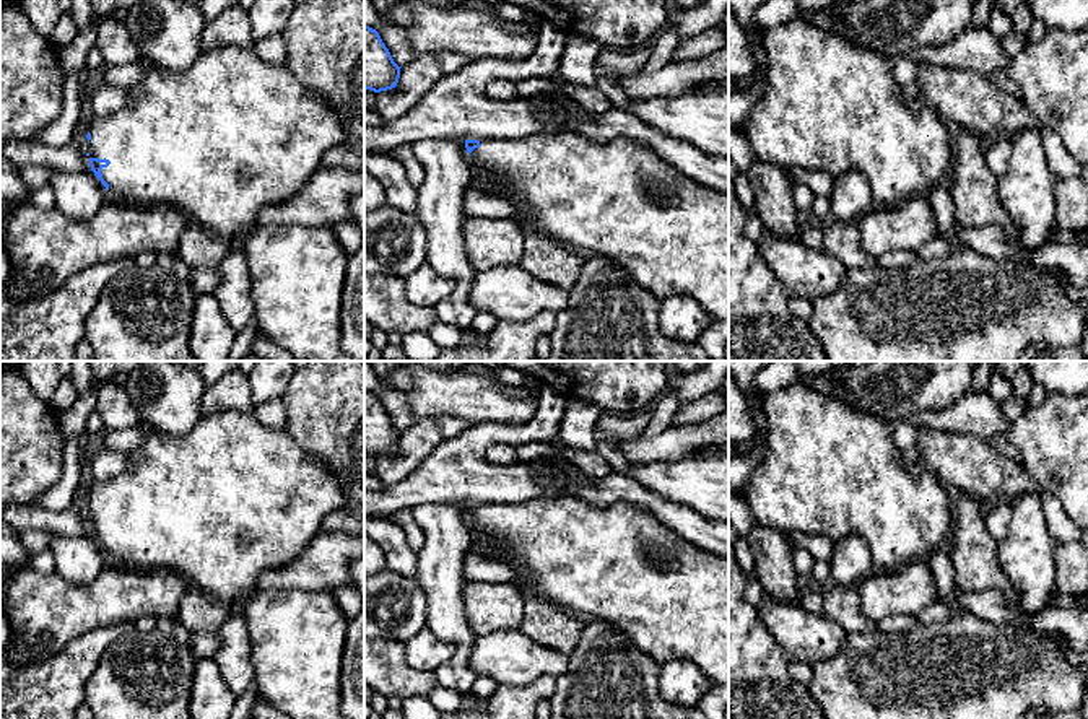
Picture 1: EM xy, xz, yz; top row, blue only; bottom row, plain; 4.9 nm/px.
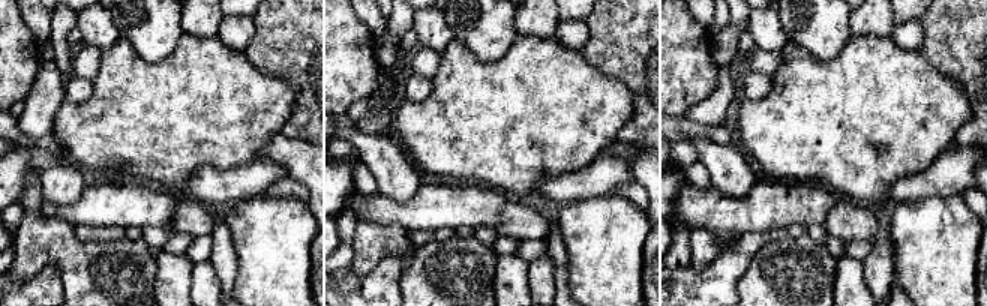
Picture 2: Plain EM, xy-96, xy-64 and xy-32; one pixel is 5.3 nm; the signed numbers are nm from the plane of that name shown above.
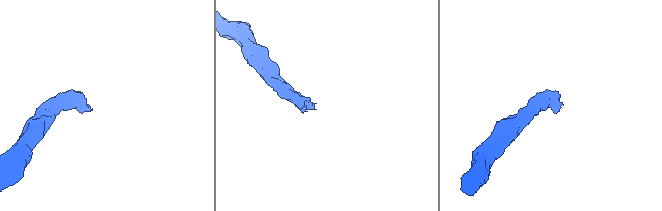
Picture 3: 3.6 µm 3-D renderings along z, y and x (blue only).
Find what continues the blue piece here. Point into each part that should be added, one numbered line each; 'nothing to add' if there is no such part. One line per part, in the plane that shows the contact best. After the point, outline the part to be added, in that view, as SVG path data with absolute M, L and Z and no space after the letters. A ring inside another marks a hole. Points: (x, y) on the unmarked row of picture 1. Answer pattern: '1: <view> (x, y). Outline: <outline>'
1: xy (231, 500). Outline: M224 412L215 413L211 416L203 416L197 426L182 438L172 438L156 428L143 423L143 442L128 452L128 465L117 477L107 482L91 482L88 486L88 496L91 504L88 509L88 524L99 522L109 524L111 529L102 532L102 543L109 548L109 561L137 571L161 571L169 569L182 576L189 584L195 584L205 590L210 597L224 602L236 604L237 600L249 599L257 592L259 577L272 569L294 561L304 548L322 532L322 521L340 509L345 504L345 493L340 488L337 477L329 470L329 467L314 455L306 454L285 428L268 428L263 426L252 412Z

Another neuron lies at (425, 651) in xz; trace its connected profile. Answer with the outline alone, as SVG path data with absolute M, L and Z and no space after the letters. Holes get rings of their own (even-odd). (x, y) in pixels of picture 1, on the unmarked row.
M428 626L403 644L410 665L424 673L436 672L455 654L454 644L439 639Z

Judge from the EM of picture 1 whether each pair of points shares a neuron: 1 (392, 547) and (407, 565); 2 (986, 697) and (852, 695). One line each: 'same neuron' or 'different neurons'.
1: same neuron
2: same neuron

